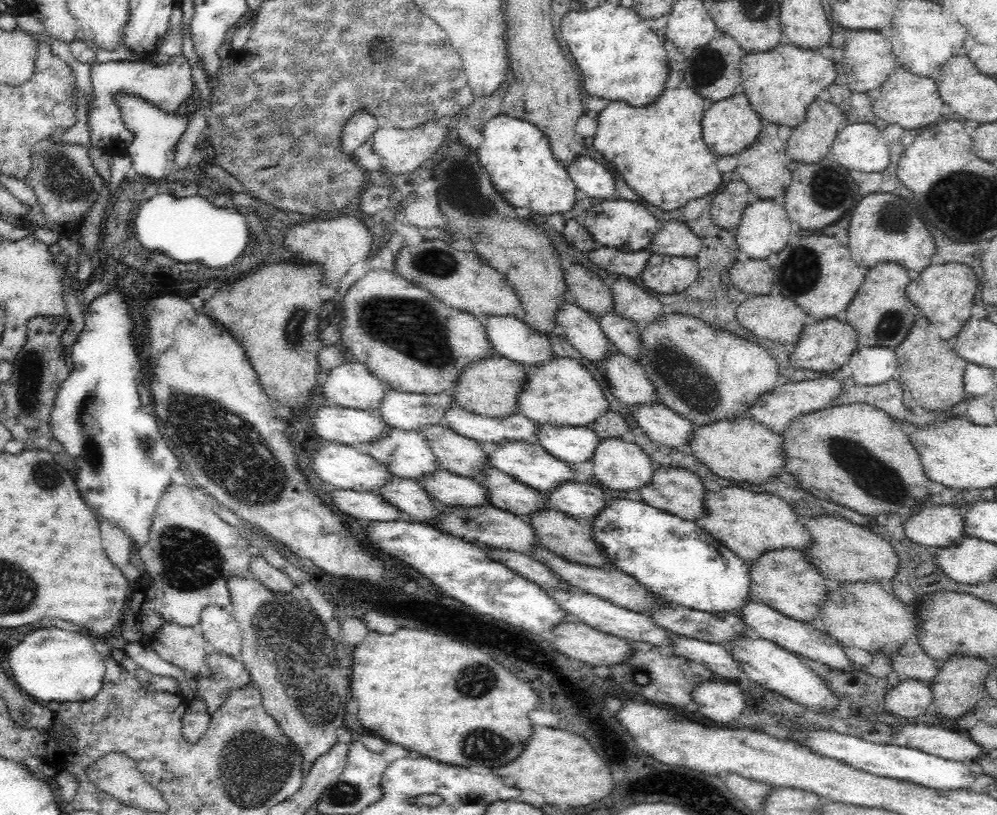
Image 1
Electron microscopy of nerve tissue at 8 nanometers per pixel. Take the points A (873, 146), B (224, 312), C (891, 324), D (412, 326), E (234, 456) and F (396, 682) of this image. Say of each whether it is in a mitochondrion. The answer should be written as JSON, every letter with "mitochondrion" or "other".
{"A":"other","B":"other","C":"mitochondrion","D":"mitochondrion","E":"mitochondrion","F":"other"}

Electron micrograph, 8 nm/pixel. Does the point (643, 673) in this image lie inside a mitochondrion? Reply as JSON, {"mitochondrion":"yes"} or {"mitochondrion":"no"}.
{"mitochondrion":"yes"}

